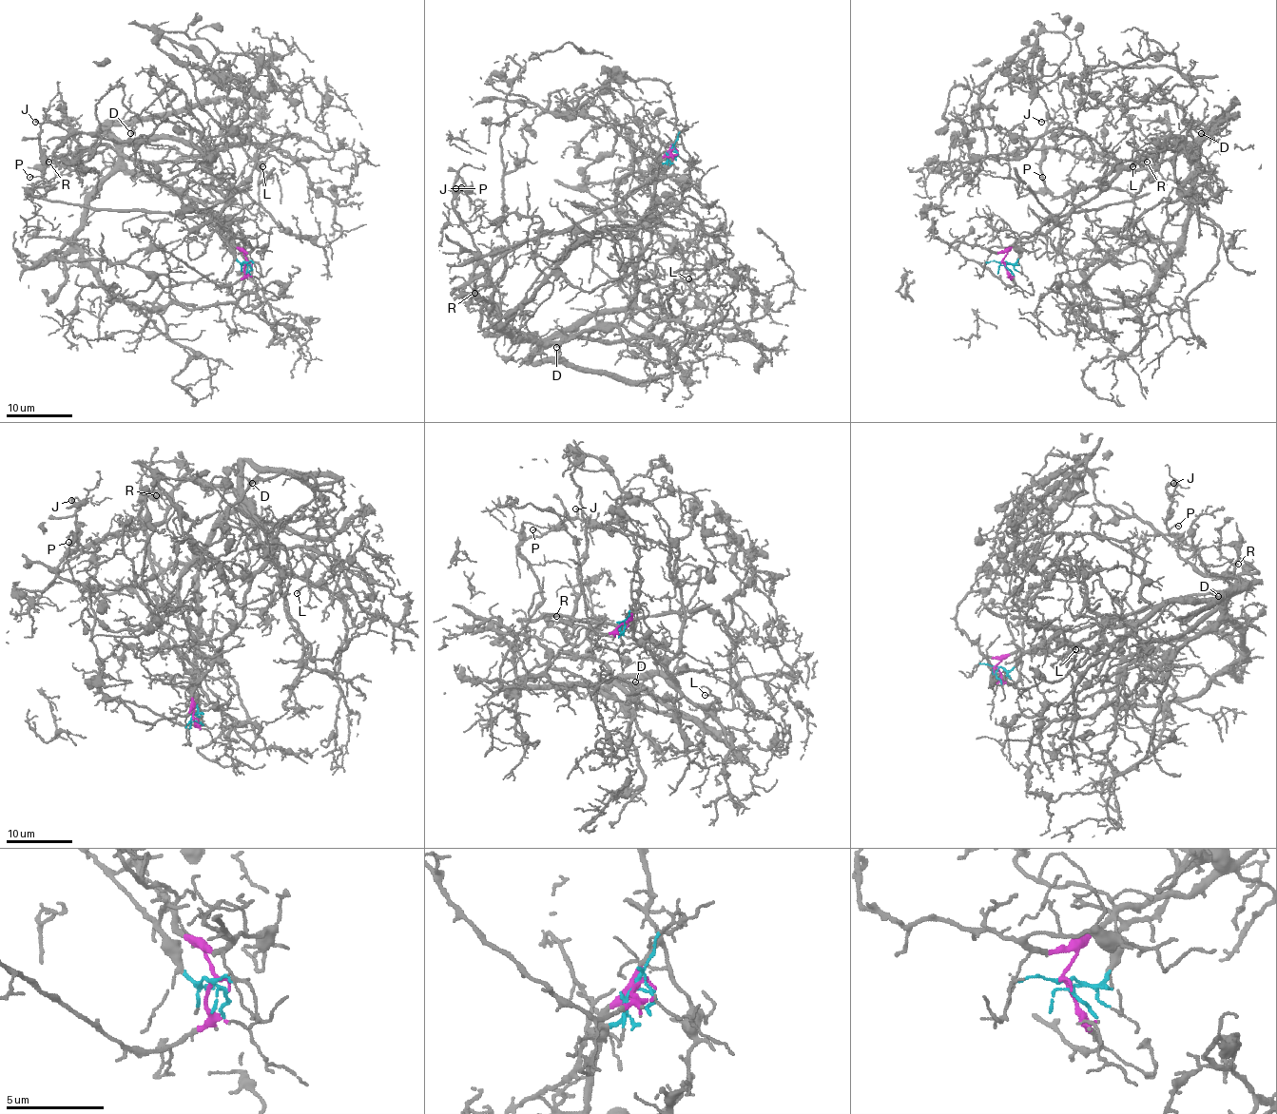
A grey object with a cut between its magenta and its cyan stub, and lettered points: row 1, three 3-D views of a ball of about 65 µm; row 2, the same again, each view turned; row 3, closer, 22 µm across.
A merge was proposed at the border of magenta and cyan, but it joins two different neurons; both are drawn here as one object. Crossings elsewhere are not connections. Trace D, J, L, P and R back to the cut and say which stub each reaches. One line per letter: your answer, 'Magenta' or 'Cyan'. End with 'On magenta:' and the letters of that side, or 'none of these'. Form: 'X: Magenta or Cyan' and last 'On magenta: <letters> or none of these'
D: Magenta
J: Cyan
L: Magenta
P: Cyan
R: Magenta
On magenta: D, L, R

